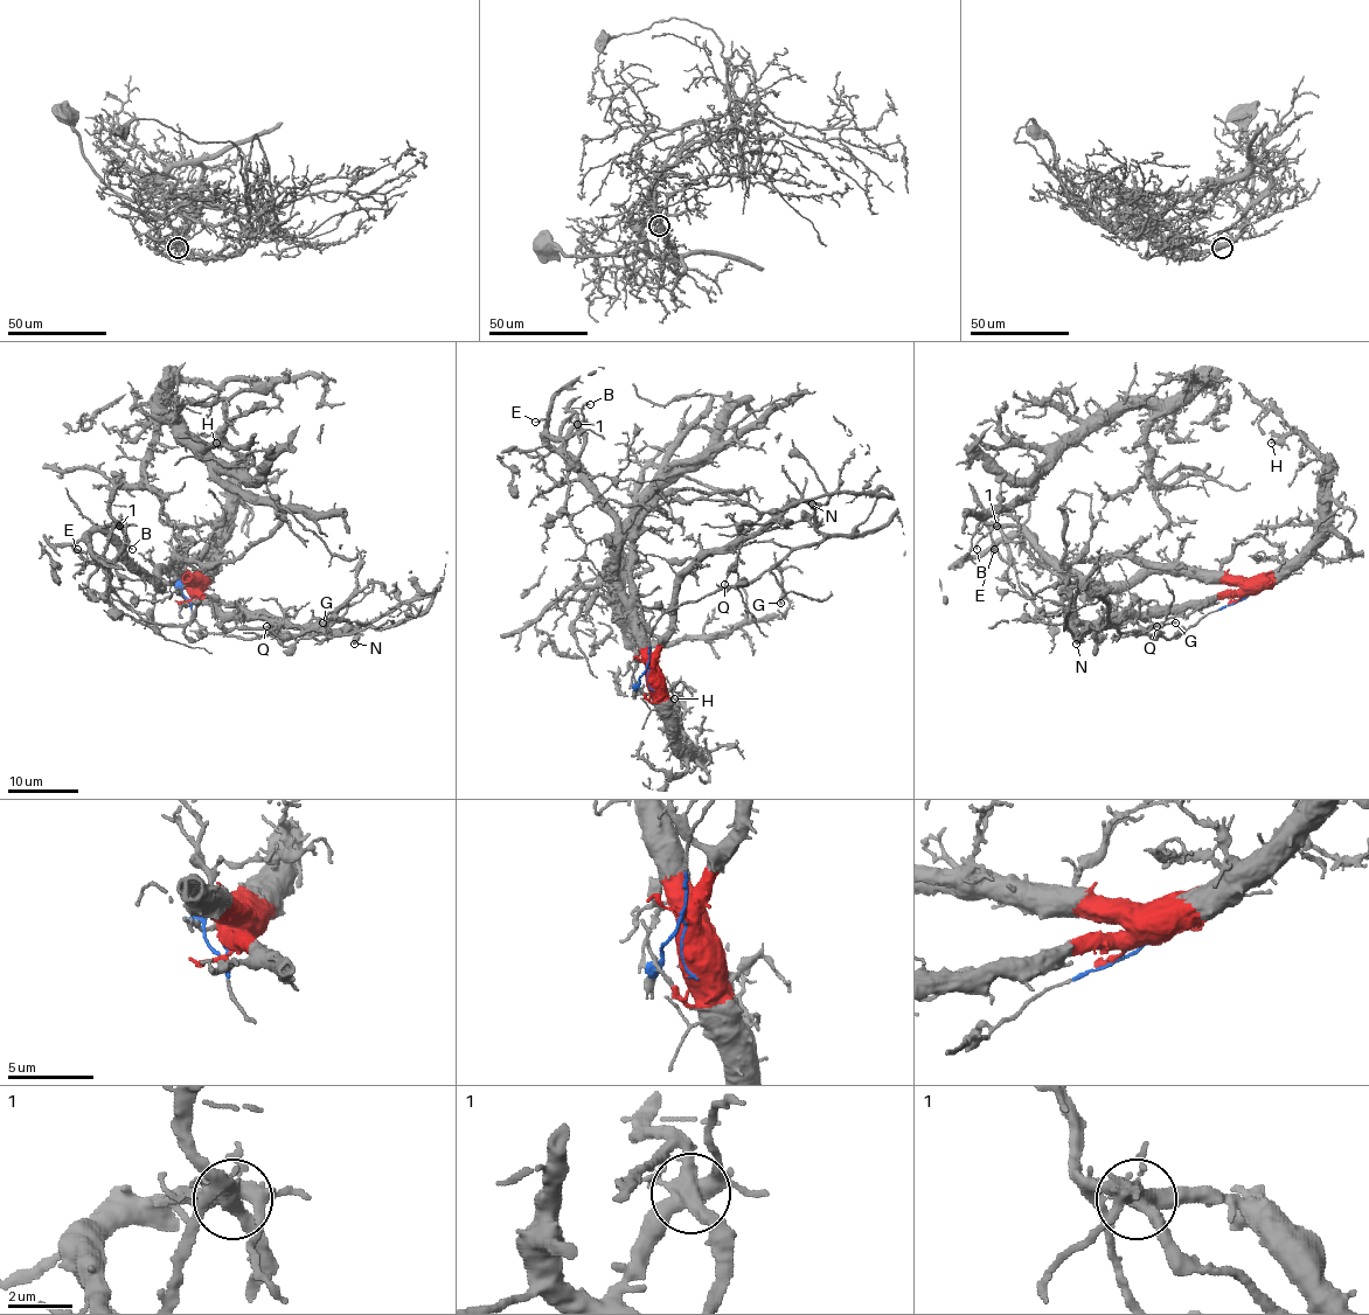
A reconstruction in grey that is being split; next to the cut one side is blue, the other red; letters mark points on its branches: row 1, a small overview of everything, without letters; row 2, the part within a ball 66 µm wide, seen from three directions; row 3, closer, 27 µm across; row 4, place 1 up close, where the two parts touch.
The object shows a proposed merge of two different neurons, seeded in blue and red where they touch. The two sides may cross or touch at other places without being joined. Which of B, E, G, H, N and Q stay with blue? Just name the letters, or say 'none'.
G, N, Q

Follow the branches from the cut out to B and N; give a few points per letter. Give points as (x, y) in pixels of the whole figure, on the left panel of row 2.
B: (190, 595), (188, 585), (178, 575), (160, 573), (159, 584), (104, 529), (122, 526), (125, 541), (132, 548)
N: (190, 595), (192, 614), (208, 633), (252, 639), (273, 633), (348, 632), (366, 625), (353, 628), (353, 644)

